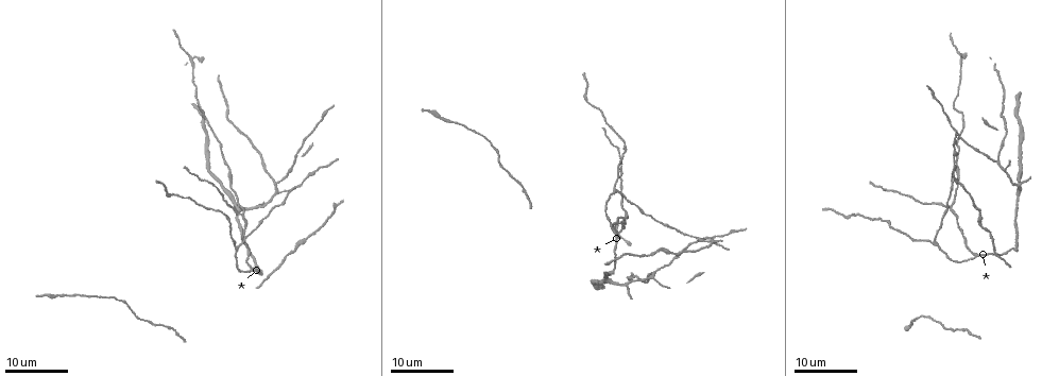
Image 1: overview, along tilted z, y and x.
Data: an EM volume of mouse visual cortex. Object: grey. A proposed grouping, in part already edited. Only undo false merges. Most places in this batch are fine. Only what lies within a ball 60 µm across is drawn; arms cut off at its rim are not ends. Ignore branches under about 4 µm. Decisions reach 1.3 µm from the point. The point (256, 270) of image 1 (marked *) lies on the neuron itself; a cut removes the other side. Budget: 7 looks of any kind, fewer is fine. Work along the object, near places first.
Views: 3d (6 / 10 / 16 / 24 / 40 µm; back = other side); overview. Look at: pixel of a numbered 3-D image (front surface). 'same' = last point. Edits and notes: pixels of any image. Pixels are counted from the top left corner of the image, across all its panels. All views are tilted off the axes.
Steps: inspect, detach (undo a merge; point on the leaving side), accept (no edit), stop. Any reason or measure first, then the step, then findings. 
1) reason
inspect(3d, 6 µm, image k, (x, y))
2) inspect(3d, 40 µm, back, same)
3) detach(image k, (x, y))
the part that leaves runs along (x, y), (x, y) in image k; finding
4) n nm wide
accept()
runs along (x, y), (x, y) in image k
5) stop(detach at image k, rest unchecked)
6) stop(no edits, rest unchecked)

inspect(3d, 24 µm, image 1, (976, 256))

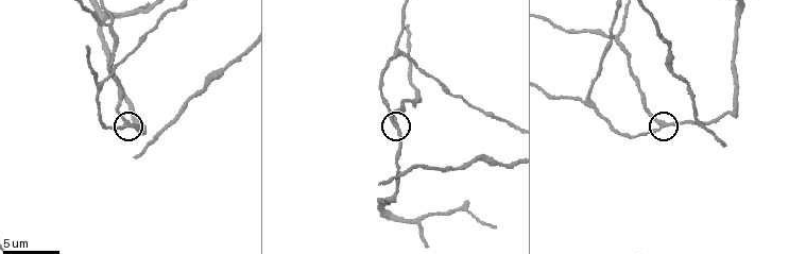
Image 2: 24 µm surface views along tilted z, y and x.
inspect(3d, 10 µm, image 2, (660, 125))

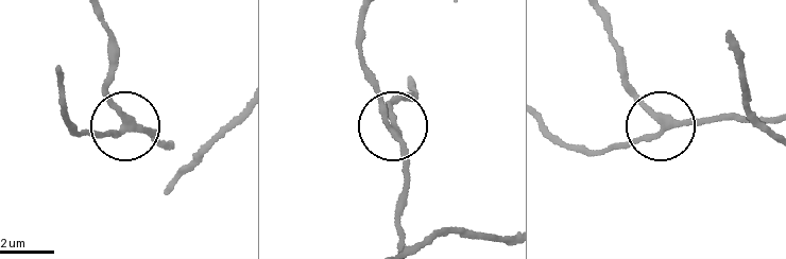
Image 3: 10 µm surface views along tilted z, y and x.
3 arms
accept()
runs along (694, 117), (670, 119), (649, 137), (608, 148) in image 3; one neuron here

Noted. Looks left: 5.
branch point
inspect(3d, 10 µm, image 2, (616, 37))

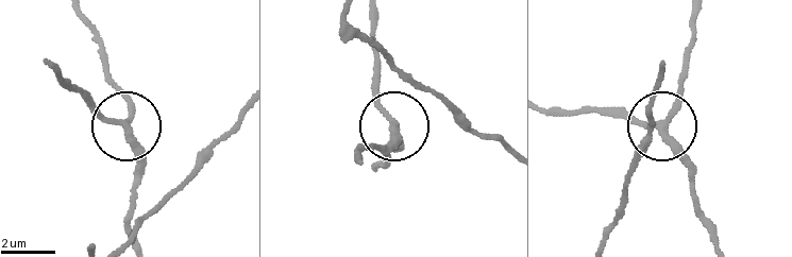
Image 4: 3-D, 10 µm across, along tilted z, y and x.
inspect(3d, 6 µm, image 4, (126, 123))

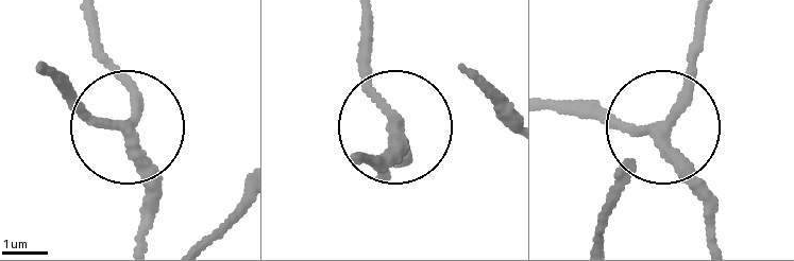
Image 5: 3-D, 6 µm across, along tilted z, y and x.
side arm 19 µm
accept()
runs along (716, 237), (707, 191), (671, 137), (589, 116) in image 5; all the same neuron

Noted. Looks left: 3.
inspect(3d, 24 µm, image 1, (974, 148))

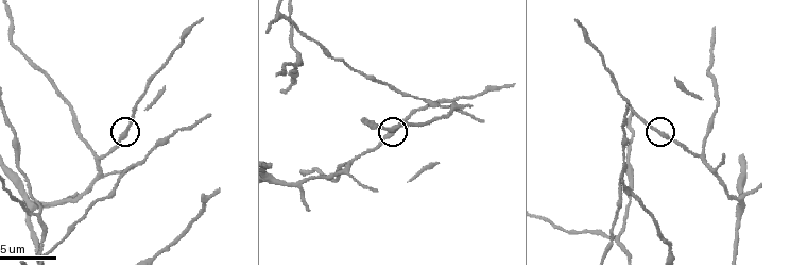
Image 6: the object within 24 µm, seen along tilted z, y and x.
closer look
inspect(3d, 6 µm, image 6, (660, 133))

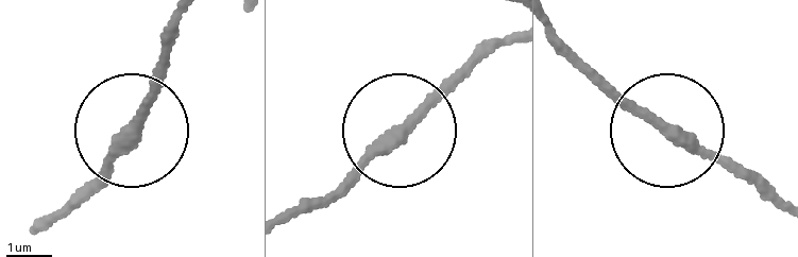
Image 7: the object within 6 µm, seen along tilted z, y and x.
280 nm wide
accept()
runs along (776, 198), (666, 136), (559, 39) in image 7; continuous, no second neuron

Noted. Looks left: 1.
side arm on a straight run
inspect(3d, 6 µm, image 6, (279, 13))

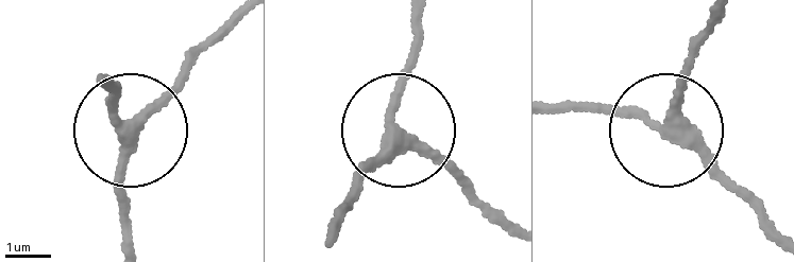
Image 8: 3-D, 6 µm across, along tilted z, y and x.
3 arms
accept()
runs along (776, 230), (673, 128), (720, 15) in image 8; one neuron here

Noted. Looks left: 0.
stop(no edits, rest unchecked)

